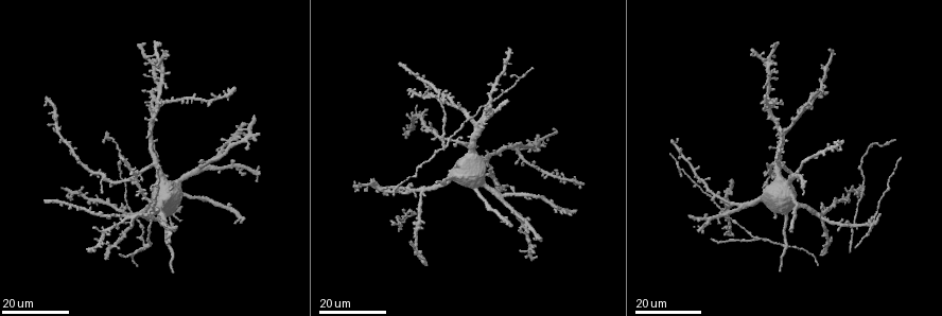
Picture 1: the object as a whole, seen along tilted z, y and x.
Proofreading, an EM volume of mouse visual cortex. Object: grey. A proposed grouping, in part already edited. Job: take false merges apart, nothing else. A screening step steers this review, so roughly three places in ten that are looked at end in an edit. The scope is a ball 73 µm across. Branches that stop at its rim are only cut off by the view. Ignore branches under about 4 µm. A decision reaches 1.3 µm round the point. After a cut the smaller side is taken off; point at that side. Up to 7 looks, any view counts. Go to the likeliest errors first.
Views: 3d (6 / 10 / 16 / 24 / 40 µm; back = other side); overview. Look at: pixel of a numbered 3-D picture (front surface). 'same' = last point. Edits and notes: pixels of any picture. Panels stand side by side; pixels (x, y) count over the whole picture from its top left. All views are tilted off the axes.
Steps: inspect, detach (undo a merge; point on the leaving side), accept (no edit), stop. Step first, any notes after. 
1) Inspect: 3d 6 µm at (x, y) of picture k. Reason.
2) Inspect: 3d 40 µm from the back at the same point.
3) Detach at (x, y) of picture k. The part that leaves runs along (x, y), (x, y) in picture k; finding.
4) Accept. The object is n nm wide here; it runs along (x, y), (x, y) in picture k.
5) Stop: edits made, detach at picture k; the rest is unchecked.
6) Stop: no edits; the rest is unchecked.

Inspect: 3d 16 µm at (435, 128) of picture 1. Branch point.

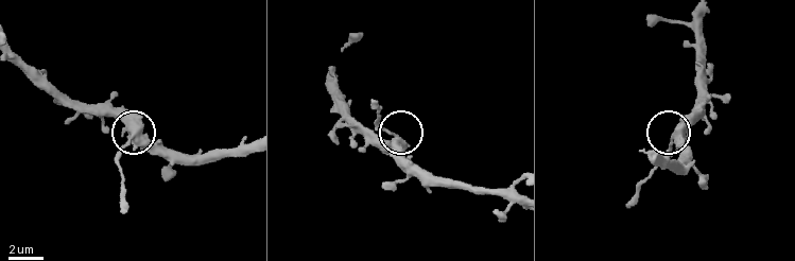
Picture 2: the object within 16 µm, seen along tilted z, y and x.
Inspect: 3d 6 µm at (399, 139) of picture 2.

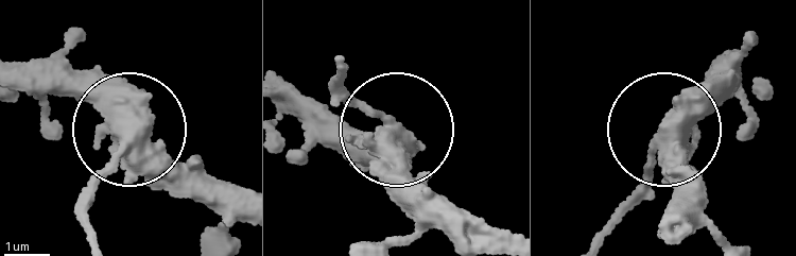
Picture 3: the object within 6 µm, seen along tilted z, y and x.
Detach at (81, 206) of picture 3. 3 arms meet here; a second cell is stuck on.

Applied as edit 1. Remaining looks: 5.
Inspect: 3d 16 µm at (417, 223) of picture 1. Three-way junction.

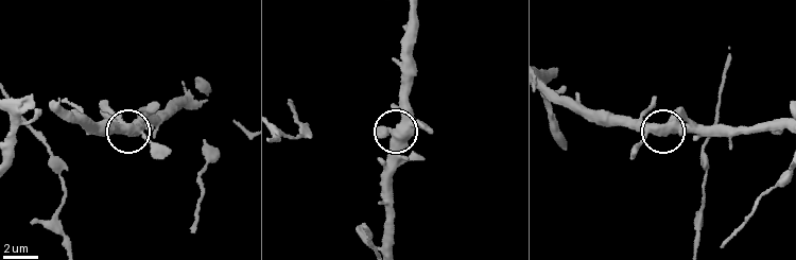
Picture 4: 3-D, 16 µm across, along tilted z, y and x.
Inspect: 3d 6 µm at (394, 134) of picture 4. Zoom in.

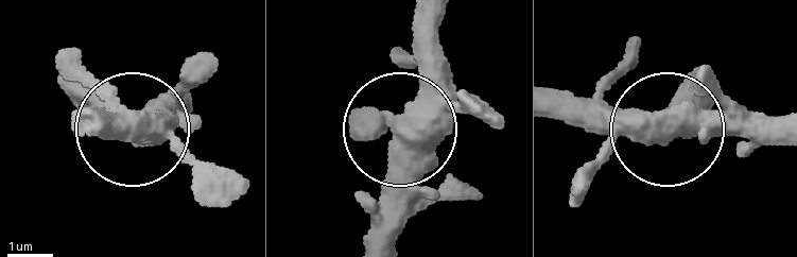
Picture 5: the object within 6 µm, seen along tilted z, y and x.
Accept. It runs along (434, 18), (425, 100), (397, 146), (394, 236) in picture 5; all the same cell.

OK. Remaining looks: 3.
Inspect: 3d 24 µm at (755, 240) of picture 1. Two arms in line, one across.

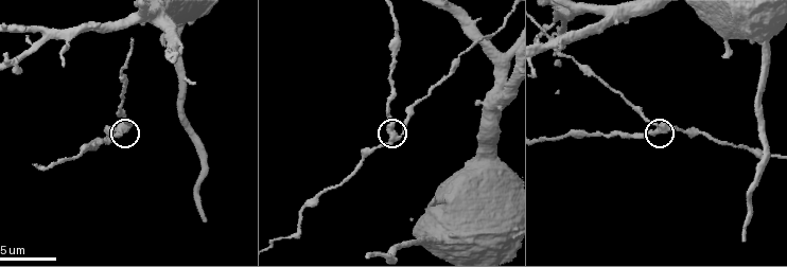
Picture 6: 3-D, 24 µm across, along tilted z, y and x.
Inspect: 3d 6 µm at (665, 130) of picture 6.

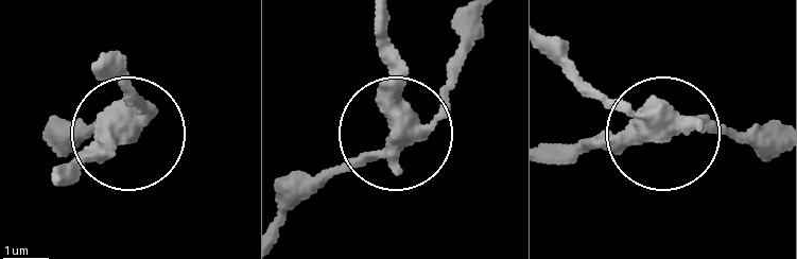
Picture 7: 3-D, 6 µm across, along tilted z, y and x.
Inspect: 3d 6 µm from the back at (397, 123) of picture 7.

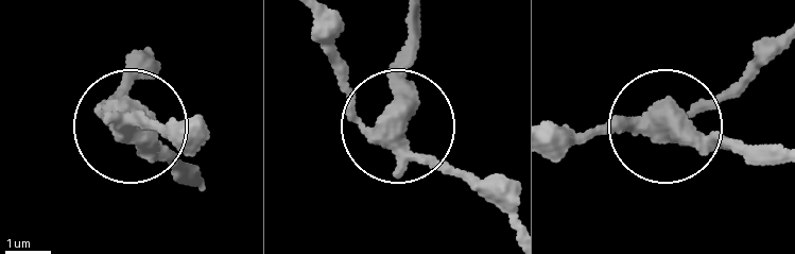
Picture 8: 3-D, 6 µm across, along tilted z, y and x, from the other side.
Detach at (143, 152) of picture 8. The part that leaves runs along (123, 120), (195, 169) in picture 8; two cells meet here.

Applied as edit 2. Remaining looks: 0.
Stop: edits made, detach at picture 3, detach at picture 8; the rest is unchecked.

